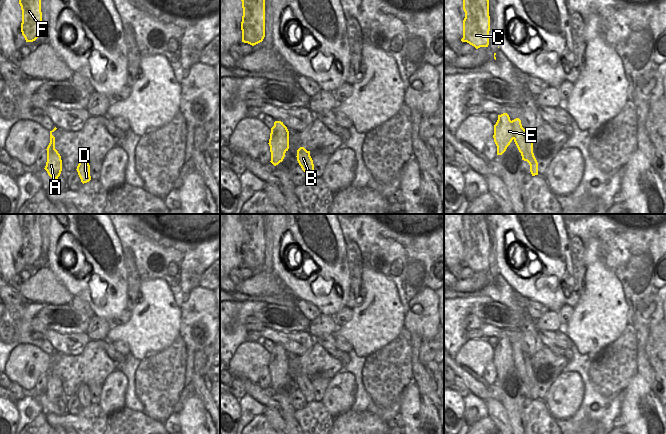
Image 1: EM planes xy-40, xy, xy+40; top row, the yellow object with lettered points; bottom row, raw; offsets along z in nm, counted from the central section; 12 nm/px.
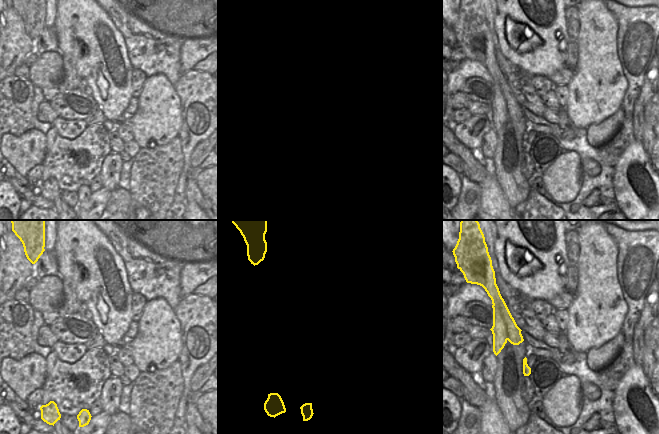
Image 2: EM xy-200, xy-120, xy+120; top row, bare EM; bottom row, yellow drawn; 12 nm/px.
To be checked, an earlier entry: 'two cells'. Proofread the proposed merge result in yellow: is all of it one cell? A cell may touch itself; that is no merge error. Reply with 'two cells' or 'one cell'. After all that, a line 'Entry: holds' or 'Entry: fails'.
two cells
Entry: holds

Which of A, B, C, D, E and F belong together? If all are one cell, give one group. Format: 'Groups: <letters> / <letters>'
Groups: A C E F / B D.

